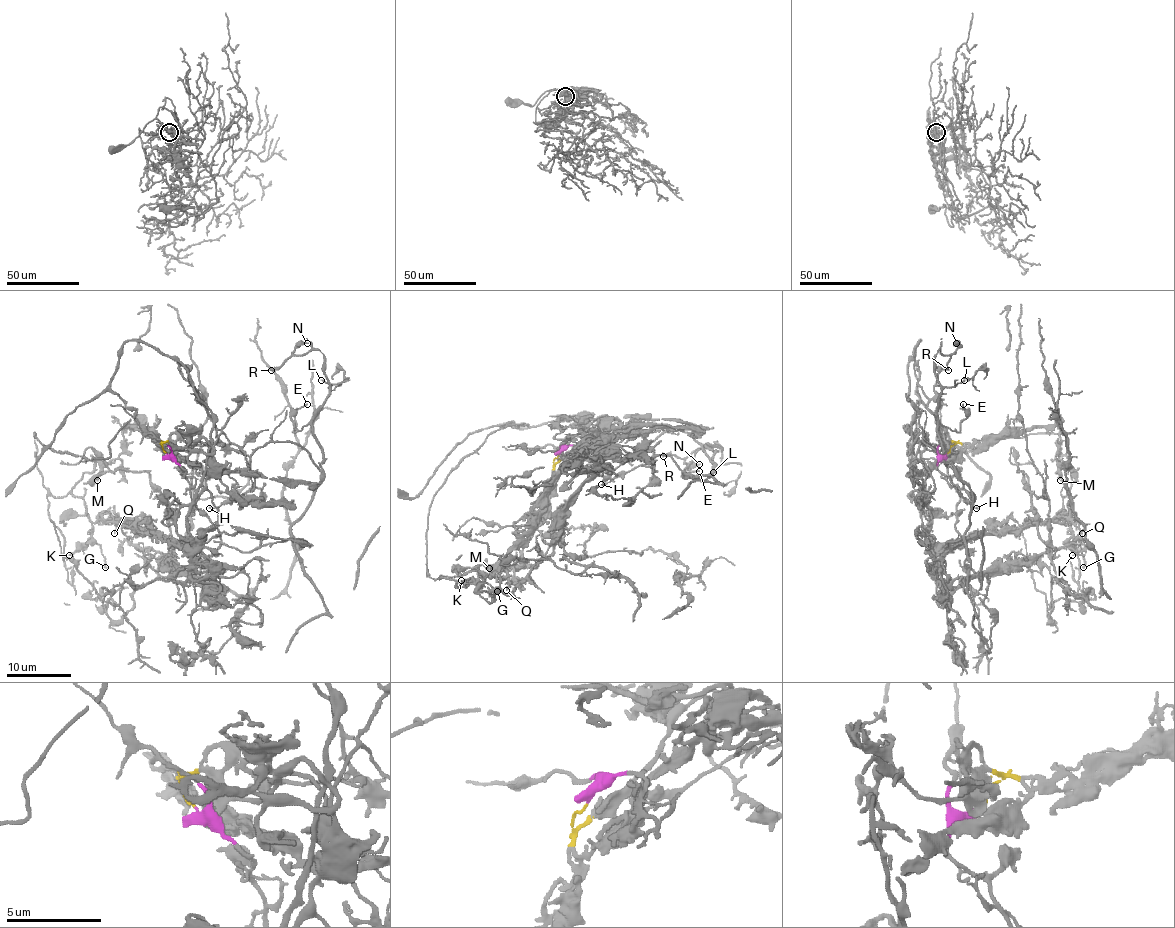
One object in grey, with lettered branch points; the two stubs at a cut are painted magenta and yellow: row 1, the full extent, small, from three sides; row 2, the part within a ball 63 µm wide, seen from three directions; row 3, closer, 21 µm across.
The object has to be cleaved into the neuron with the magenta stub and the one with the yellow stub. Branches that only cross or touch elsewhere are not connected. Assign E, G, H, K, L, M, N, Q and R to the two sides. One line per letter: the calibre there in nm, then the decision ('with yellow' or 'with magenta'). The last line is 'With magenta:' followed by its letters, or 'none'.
E: 130 nm thick; with magenta
G: 200 nm thick; with yellow
H: 150 nm thick; with magenta
K: 100 nm thick; with yellow
L: 130 nm thick; with magenta
M: 240 nm thick; with yellow
N: 300 nm thick; with magenta
Q: 90 nm thick; with yellow
R: 240 nm thick; with magenta
With magenta: E, H, L, N, R

